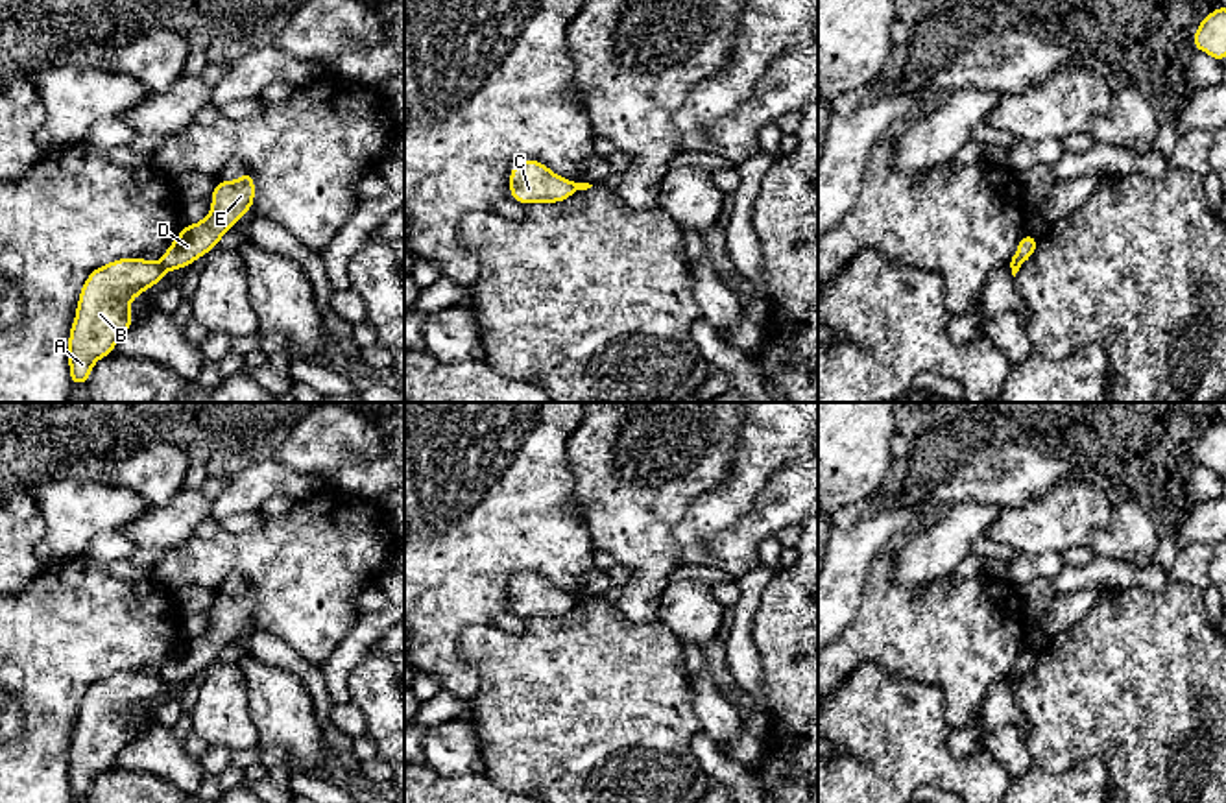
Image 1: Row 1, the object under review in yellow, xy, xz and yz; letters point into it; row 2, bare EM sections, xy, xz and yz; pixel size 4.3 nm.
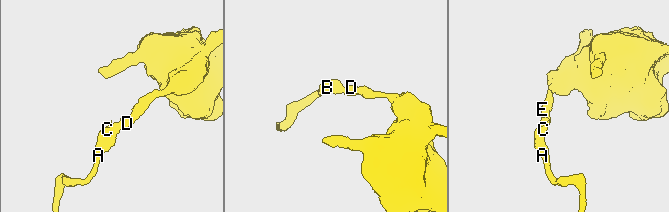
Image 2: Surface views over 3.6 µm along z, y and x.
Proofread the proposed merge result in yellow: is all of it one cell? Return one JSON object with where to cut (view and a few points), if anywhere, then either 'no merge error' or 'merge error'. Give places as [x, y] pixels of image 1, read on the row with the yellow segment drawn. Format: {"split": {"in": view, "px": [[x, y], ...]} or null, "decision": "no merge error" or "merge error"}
{"split": {"in": "xy", "px": [[159, 263], [165, 270]]}, "decision": "merge error"}

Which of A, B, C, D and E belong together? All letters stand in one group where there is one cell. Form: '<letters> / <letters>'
A B C / D E

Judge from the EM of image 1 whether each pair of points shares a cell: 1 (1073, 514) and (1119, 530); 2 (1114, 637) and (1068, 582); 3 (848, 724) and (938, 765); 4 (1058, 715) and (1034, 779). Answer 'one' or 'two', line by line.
1: two
2: two
3: one
4: two

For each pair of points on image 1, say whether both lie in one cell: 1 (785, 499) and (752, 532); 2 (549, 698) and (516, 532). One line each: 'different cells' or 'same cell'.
1: same cell
2: different cells

